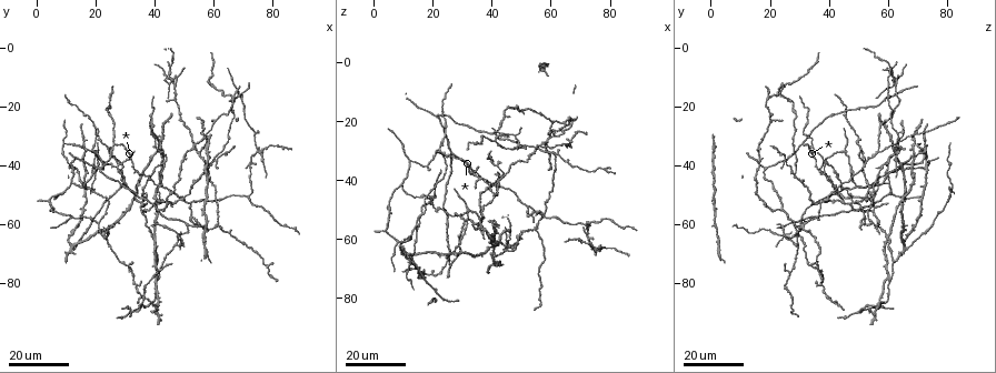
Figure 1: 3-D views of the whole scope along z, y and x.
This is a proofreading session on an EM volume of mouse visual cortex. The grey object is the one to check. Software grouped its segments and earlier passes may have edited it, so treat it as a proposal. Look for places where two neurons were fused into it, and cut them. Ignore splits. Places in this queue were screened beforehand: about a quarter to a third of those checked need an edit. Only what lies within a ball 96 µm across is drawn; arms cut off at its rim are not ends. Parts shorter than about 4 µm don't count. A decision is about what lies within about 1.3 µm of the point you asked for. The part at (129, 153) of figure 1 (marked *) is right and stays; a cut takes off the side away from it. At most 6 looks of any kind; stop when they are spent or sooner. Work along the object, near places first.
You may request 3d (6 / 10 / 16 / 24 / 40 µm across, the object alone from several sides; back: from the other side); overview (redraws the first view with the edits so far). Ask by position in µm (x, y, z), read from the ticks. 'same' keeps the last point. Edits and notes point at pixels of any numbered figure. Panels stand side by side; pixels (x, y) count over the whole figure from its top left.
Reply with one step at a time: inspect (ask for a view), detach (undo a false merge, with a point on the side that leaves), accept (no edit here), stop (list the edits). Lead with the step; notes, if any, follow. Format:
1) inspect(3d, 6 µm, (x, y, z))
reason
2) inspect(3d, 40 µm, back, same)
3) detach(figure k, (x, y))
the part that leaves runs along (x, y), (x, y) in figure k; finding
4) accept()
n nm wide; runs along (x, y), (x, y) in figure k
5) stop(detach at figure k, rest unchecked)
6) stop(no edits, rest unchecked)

inspect(3d, 16 µm, (52, 58, 51))
four-way junction

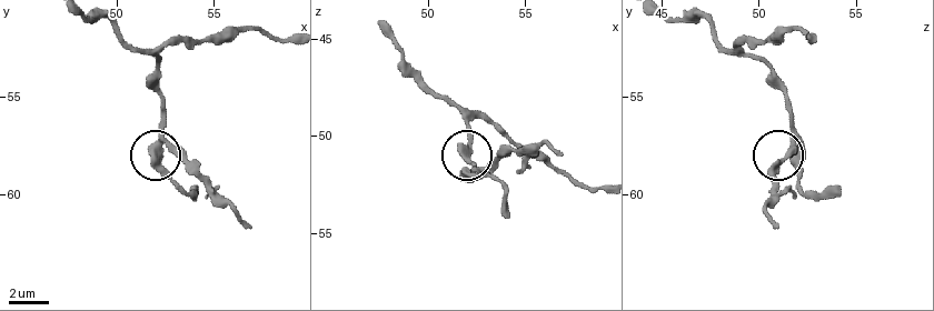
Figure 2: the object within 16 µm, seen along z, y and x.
inspect(3d, 10 µm, (52.7, 57.7, 51.8))

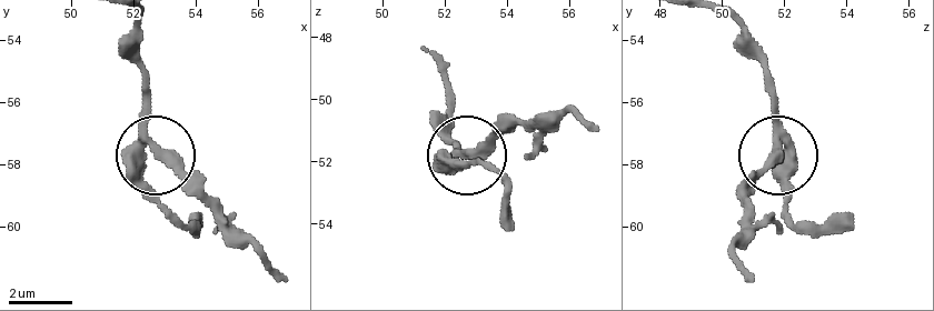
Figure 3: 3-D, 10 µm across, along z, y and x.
accept()
360 nm wide; runs along (735, 20), (775, 108), (788, 224) in figure 3; continuous, no second neuron

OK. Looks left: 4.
inspect(3d, 24 µm, (20, 31, 49))

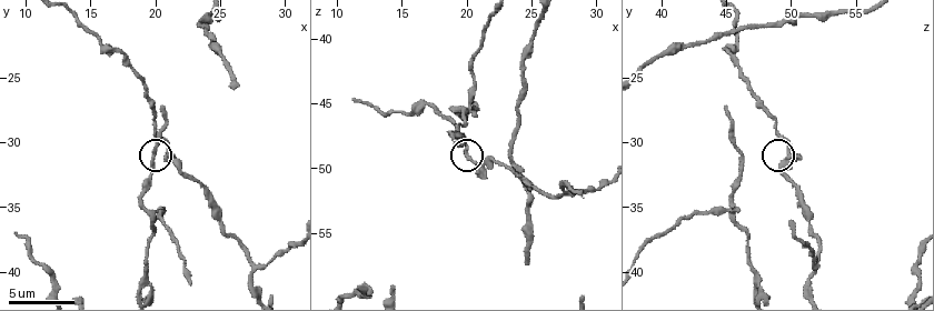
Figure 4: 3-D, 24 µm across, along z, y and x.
inspect(3d, 6 µm, (21.0, 30.2, 49.6))

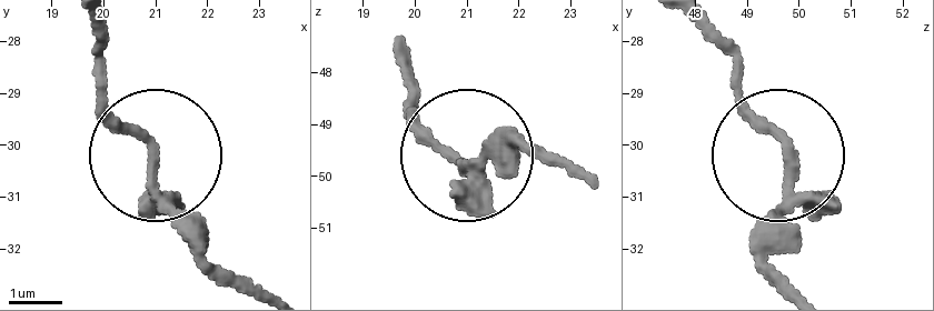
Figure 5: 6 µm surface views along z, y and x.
accept()
180 nm wide; runs along (241, 290), (152, 176), (99, 60) in figure 5; continuous, no second neuron

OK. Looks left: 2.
inspect(3d, 16 µm, (16, 47, 51))
abrupt turn

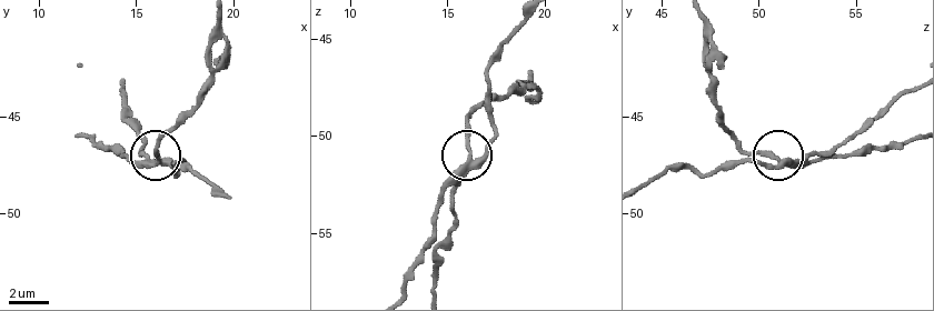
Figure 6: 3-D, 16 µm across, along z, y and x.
inspect(3d, 10 µm, (16.3, 47.1, 51.0))

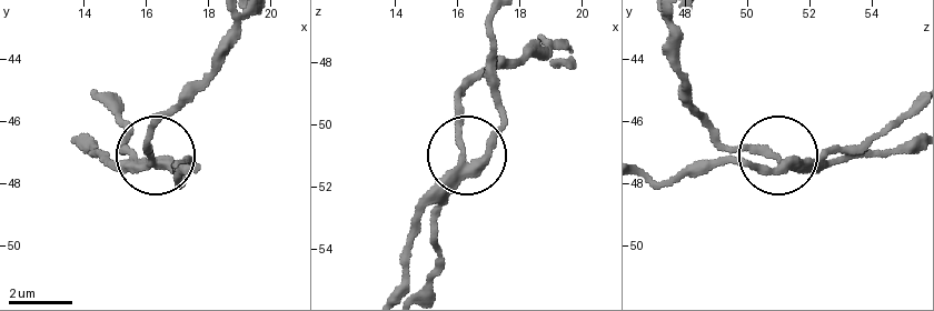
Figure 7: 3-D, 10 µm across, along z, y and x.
accept()
3 arms; runs along (545, 42), (473, 81), (465, 153), (505, 116) in figure 7; all the same neuron

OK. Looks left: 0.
stop(no edits, rest unchecked)

